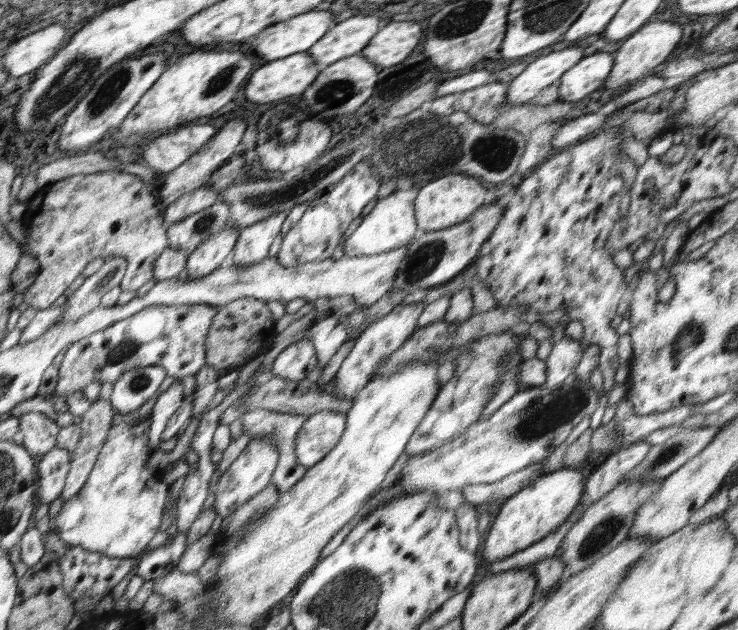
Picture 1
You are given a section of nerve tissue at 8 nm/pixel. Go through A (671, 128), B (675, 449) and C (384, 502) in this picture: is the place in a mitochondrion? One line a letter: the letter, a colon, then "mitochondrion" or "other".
A: other
B: mitochondrion
C: other

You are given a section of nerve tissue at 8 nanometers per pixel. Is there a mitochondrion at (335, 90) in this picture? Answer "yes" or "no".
yes

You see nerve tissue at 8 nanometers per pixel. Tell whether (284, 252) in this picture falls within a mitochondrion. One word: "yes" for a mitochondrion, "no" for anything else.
no

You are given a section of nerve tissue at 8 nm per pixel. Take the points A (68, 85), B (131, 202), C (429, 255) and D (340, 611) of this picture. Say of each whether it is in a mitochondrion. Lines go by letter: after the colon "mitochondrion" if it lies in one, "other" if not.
A: mitochondrion
B: other
C: mitochondrion
D: mitochondrion

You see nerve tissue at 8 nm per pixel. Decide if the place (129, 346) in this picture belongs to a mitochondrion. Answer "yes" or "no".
yes

